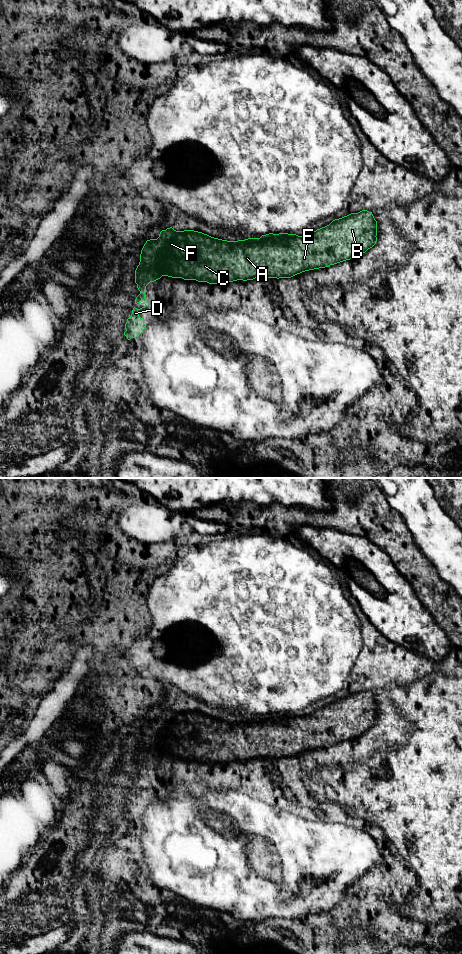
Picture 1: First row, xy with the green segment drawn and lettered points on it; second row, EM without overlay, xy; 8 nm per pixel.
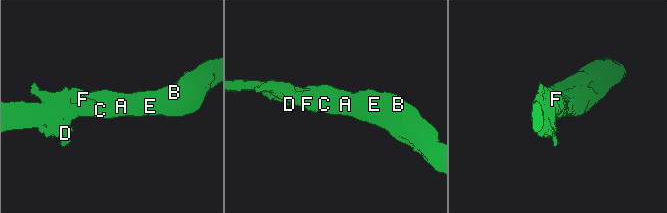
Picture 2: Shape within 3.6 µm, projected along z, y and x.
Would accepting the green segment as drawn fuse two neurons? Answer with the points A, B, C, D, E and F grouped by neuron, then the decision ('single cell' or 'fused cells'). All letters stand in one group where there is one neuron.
A B C D E F | single cell

